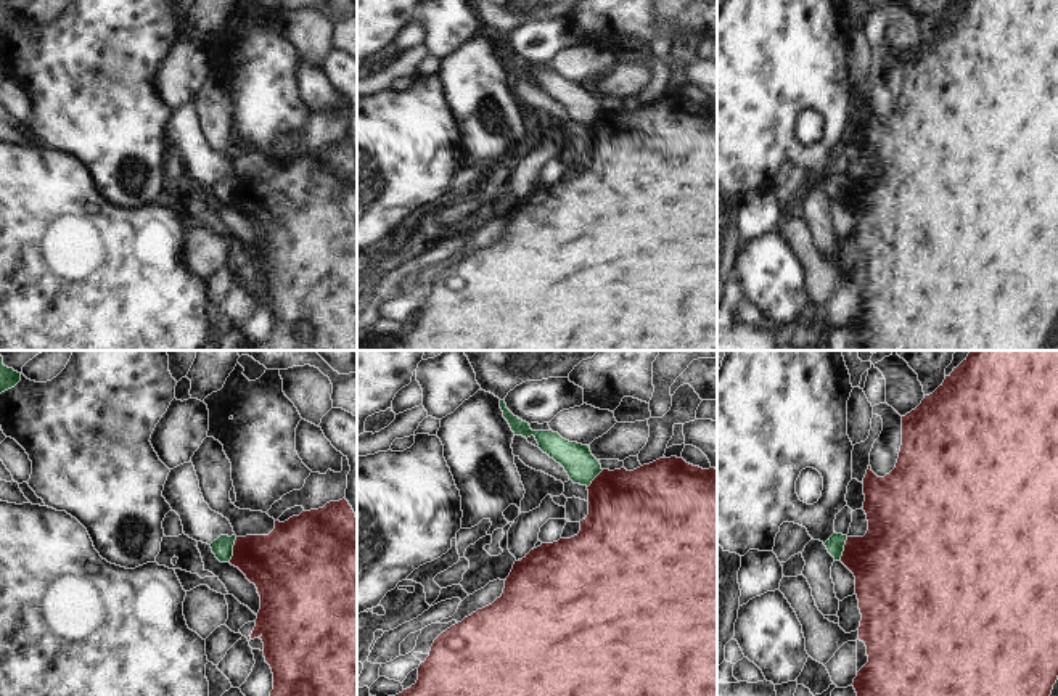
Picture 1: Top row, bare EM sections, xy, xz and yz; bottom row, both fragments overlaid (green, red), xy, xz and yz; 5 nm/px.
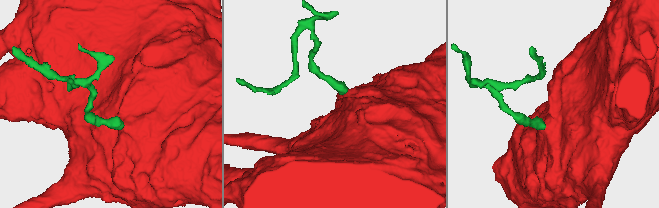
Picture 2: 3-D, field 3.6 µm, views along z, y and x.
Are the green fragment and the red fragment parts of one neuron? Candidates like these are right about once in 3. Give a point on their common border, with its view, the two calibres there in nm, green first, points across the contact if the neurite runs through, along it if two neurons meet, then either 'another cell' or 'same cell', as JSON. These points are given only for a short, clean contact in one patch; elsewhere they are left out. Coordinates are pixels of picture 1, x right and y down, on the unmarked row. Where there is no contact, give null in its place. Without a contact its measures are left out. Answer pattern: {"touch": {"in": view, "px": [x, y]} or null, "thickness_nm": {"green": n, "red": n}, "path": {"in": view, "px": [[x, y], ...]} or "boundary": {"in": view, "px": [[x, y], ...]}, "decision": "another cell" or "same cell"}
{"touch": {"in": "xy", "px": [232, 190]}, "thickness_nm": {"green": 100, "red": 320}, "boundary": {"in": "xy", "px": [[237, 177], [229, 201]]}, "decision": "another cell"}

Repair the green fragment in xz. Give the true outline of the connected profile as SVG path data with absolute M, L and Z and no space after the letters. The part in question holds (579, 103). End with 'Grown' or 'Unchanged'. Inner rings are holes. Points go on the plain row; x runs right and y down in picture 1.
M500 40L500 48L515 76L523 76L526 79L534 76L539 88L560 103L574 124L588 127L603 111L600 101L592 95L588 85L569 82L552 69L532 71L529 63L519 59L506 48L505 40Z. Unchanged.

